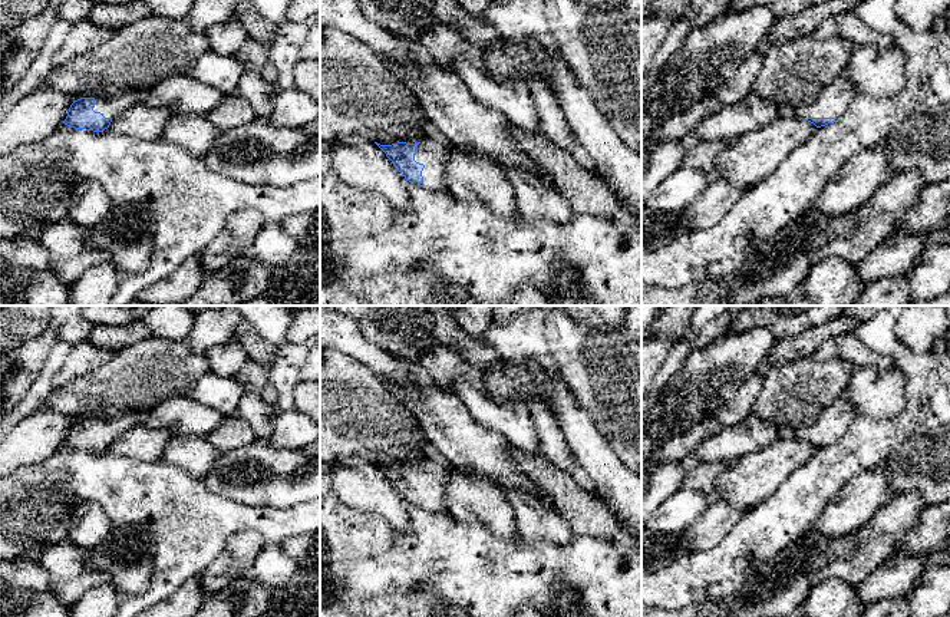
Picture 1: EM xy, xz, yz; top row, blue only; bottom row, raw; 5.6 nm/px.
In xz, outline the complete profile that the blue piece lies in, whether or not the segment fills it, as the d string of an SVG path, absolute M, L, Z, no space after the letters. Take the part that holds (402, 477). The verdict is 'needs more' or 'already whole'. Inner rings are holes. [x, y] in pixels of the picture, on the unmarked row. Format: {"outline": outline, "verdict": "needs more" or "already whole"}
{"outline": "M426 441L422 463L380 466L375 463L392 482L402 498L433 512L448 512L448 471L449 465Z", "verdict": "needs more"}

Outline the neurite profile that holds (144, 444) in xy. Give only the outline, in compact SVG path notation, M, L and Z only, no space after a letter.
M138 425L112 441L108 451L118 456L156 462L162 459L171 438L172 435L166 429L152 429Z

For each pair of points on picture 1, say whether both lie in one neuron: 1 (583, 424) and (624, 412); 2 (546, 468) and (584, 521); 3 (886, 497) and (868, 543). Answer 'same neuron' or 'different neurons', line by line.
1: different neurons
2: same neuron
3: different neurons

